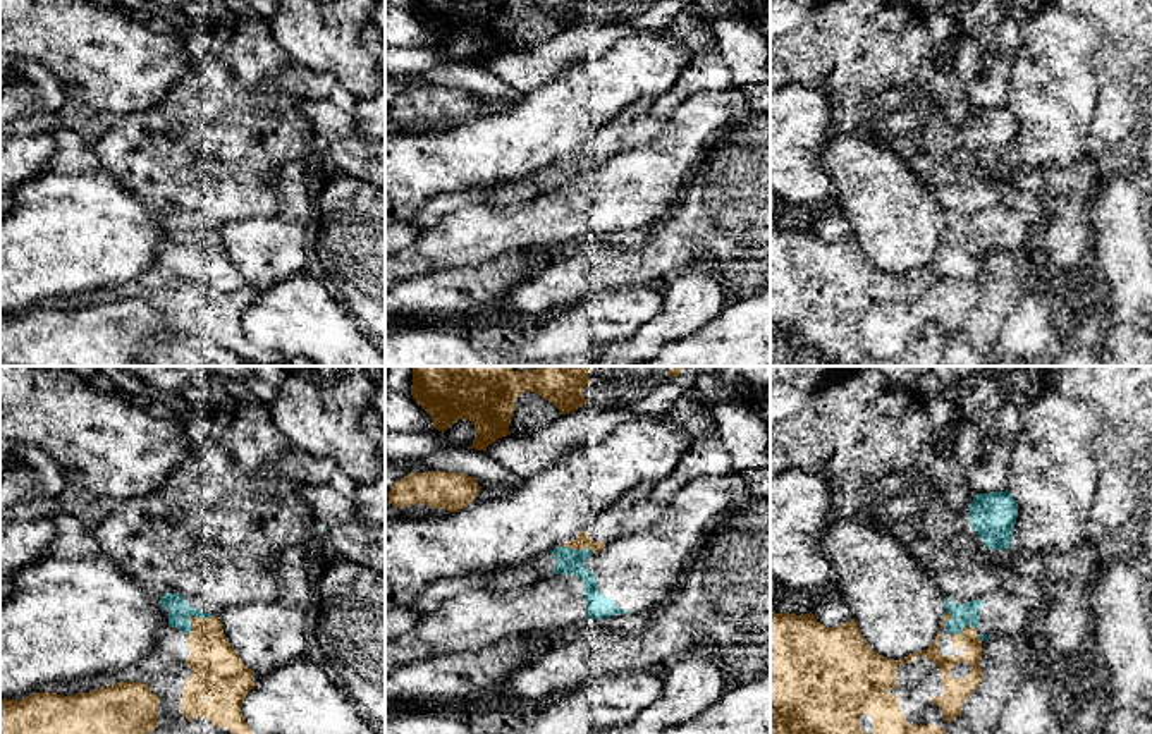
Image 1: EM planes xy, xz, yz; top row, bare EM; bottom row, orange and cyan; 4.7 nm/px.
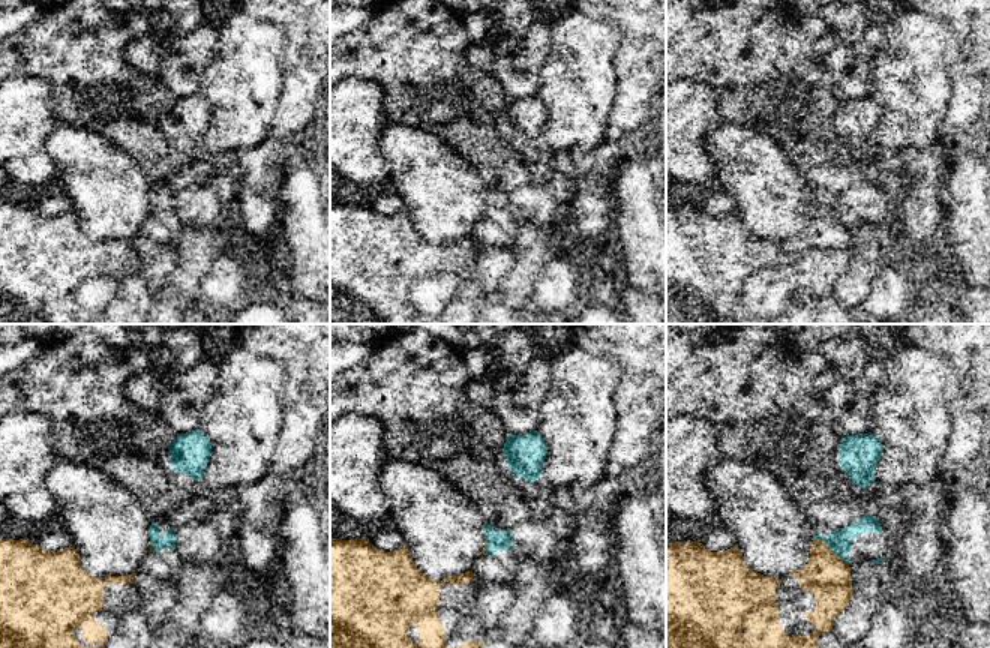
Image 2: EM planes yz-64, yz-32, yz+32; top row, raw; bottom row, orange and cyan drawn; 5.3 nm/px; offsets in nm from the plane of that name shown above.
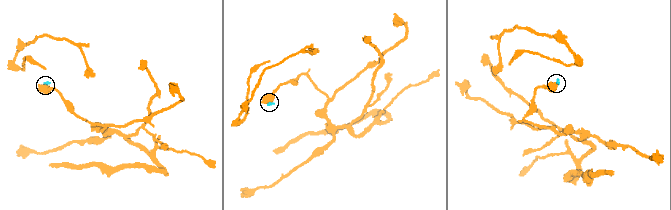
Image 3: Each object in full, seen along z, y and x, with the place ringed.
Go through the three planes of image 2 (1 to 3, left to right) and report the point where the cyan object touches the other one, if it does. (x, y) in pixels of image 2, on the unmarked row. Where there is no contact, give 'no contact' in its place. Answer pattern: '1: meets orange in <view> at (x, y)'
1: meets orange in yz-64 at (150, 210)
2: meets orange in yz-32 at (485, 209)
3: meets orange in yz+32 at (830, 213)

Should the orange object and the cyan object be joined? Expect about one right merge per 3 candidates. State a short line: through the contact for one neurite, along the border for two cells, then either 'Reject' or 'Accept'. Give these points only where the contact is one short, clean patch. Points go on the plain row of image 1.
Reject

